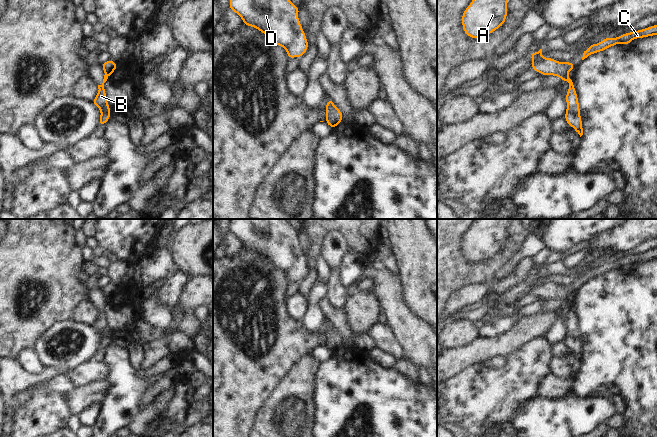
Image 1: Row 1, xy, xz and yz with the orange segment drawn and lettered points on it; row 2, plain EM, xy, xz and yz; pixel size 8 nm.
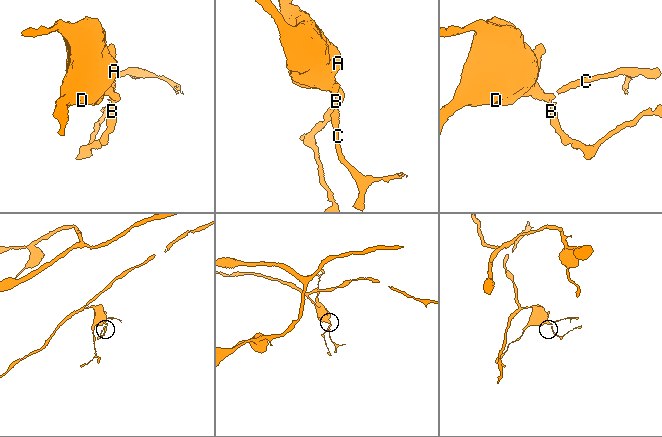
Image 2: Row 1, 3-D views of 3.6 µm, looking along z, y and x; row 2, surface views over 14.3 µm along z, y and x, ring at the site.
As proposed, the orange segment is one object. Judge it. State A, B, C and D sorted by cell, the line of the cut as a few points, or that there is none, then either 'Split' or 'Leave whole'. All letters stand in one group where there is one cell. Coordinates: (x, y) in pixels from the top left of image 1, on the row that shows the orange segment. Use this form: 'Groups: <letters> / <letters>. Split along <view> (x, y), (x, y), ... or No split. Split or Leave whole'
Groups: A C D / B. Split along yz (567, 73), (561, 79). Split

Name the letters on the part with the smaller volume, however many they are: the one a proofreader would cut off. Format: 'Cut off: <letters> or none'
Cut off: B

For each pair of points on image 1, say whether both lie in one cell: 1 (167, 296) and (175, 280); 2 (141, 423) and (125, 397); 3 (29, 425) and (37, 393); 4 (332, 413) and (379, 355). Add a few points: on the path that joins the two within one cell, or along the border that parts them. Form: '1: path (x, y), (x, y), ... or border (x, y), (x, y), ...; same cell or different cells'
1: path (169, 292), (174, 284); same cell
2: border (139, 410), (126, 426); different cells
3: path (34, 417), (37, 414), (37, 401); same cell
4: border (367, 353), (376, 362), (386, 367), (393, 367); different cells

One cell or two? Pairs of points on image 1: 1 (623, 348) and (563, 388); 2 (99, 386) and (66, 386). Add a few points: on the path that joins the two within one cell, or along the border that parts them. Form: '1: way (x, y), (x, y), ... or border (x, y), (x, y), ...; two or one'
1: border (572, 383), (573, 388); two
2: border (74, 387), (65, 393); two

